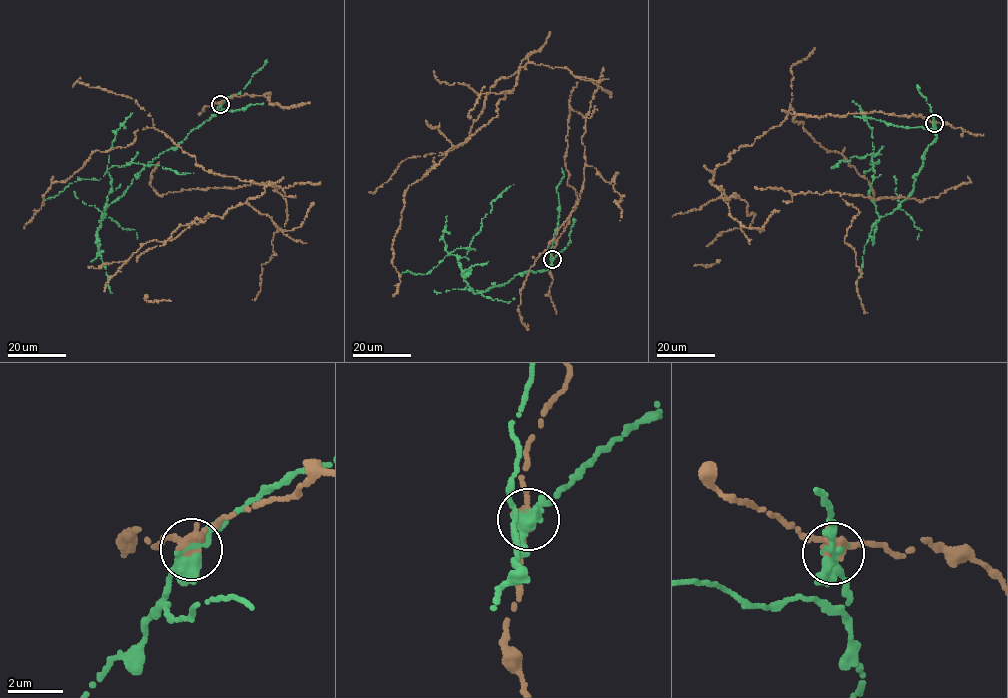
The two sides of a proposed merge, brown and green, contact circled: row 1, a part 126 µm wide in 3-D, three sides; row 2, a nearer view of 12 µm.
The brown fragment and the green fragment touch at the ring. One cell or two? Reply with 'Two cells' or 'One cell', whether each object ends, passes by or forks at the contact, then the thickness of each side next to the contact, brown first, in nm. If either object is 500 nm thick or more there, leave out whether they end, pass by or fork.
Two cells. At the ring brown passes by. At the ring green forks. Thickness 400 nm (brown) against 360 nm

